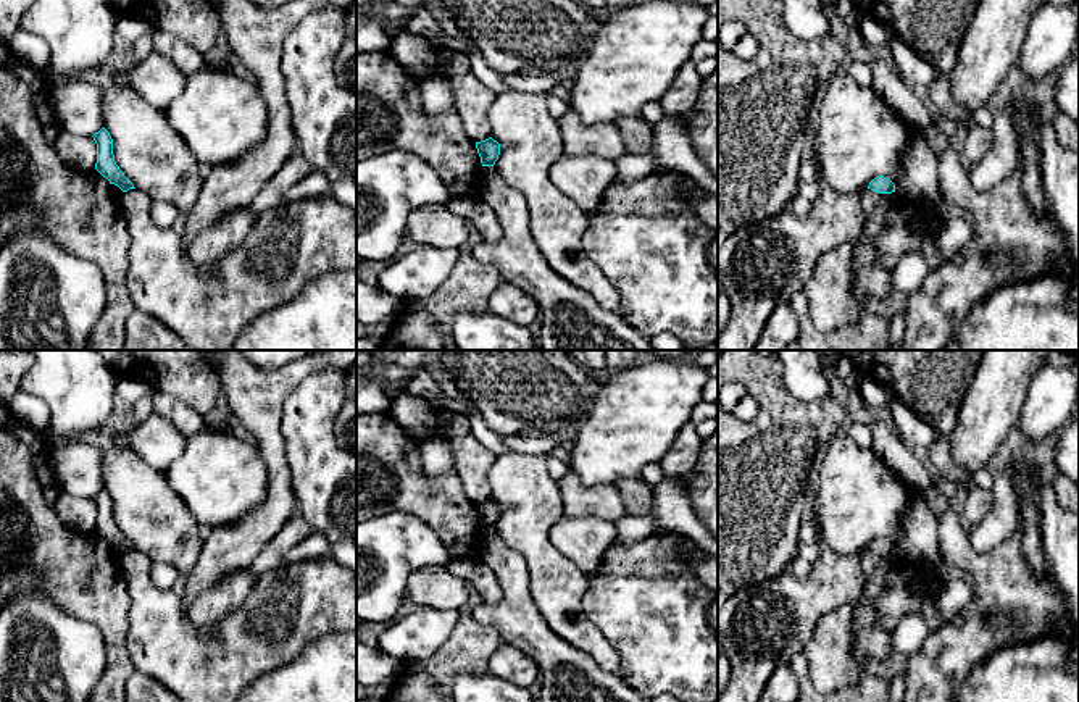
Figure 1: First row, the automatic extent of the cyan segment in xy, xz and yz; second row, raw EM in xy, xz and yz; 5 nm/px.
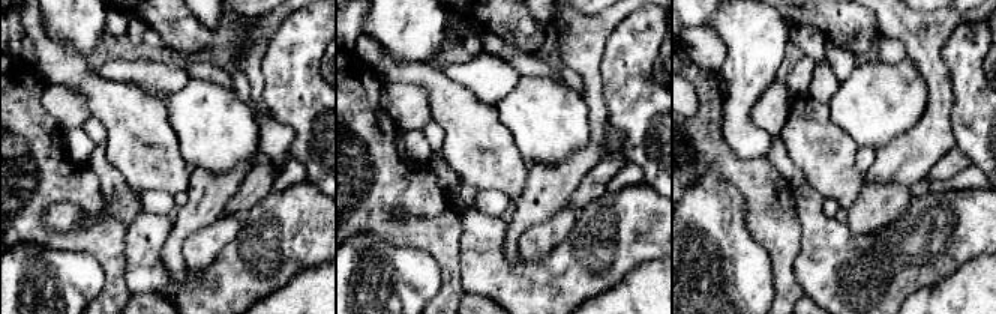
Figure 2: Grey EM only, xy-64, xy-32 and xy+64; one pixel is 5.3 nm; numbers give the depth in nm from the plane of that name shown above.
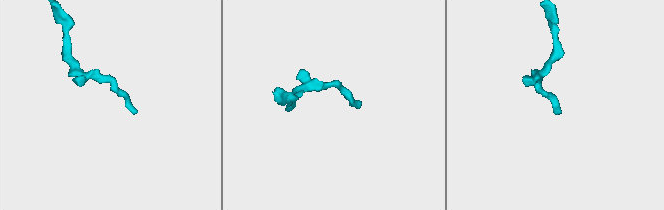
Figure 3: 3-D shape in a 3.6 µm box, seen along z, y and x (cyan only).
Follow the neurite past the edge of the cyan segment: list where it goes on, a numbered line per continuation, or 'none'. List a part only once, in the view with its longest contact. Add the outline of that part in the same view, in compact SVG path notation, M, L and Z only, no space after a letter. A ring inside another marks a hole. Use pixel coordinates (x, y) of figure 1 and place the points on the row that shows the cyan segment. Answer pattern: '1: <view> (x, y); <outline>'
none

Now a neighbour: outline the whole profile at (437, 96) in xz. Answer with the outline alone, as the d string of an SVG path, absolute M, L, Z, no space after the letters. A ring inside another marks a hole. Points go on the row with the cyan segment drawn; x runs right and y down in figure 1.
M435 73L431 77L421 81L421 94L424 108L435 116L456 111L455 94L450 81Z

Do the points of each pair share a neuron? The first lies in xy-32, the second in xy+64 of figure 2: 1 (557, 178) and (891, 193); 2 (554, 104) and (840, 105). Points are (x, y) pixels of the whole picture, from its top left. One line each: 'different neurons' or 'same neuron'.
1: different neurons
2: same neuron

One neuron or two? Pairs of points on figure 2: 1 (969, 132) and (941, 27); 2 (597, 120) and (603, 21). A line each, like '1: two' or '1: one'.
1: two
2: one

